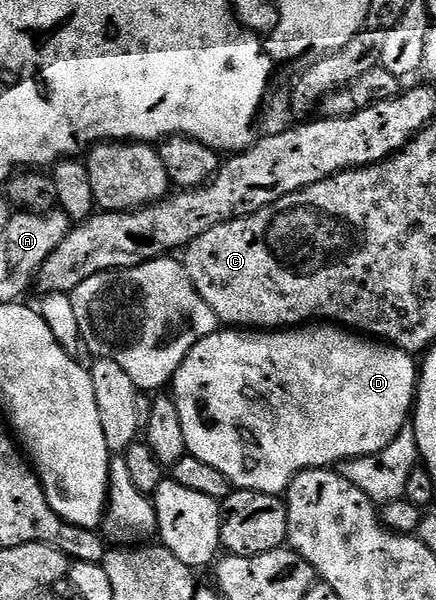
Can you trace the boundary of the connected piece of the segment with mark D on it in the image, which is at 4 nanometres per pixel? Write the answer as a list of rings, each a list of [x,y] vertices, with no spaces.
[[[304,325],[299,329],[218,329],[213,335],[207,335],[182,361],[176,370],[176,376],[170,384],[172,400],[178,405],[178,421],[182,421],[182,433],[186,433],[188,454],[214,465],[218,473],[228,478],[233,488],[242,491],[261,491],[271,495],[283,496],[292,479],[299,471],[328,469],[345,460],[362,458],[386,449],[392,439],[409,422],[414,411],[414,400],[418,390],[418,363],[407,351],[400,351],[383,341],[373,341],[361,337],[339,325]]]

